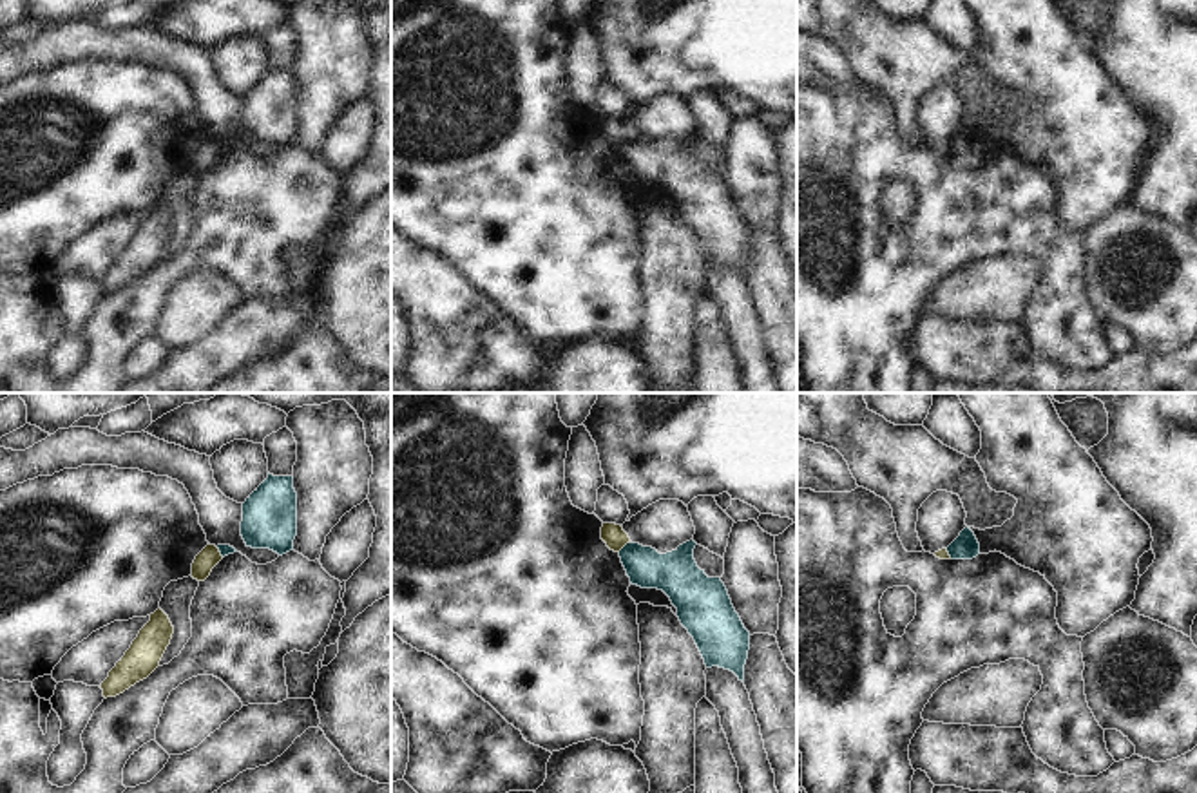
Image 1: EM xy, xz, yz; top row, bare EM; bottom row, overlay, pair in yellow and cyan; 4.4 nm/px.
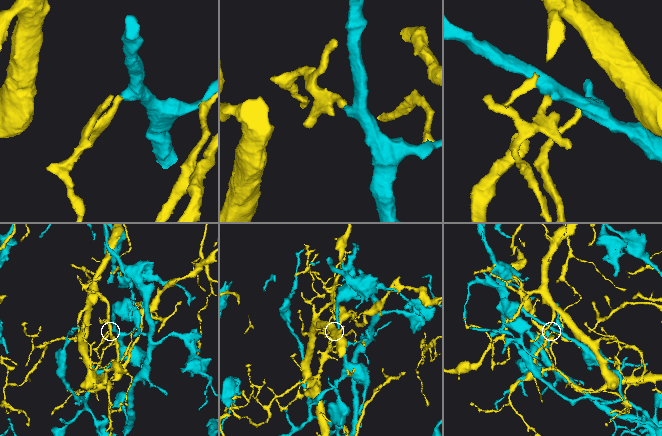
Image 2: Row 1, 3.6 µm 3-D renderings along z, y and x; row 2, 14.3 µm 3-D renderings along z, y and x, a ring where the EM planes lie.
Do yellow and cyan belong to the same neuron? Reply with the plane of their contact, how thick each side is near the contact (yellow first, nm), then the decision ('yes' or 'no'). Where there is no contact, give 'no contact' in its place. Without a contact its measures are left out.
contact in xz; calibres 100 and 190 nm; no

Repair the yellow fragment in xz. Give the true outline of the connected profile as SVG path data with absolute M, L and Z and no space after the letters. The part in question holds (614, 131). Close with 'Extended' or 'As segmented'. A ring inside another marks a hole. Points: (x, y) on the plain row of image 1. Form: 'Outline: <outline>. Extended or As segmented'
Outline: M603 118L601 134L614 147L619 147L627 138L630 138L628 129L623 125L621 119L616 118Z. As segmented

